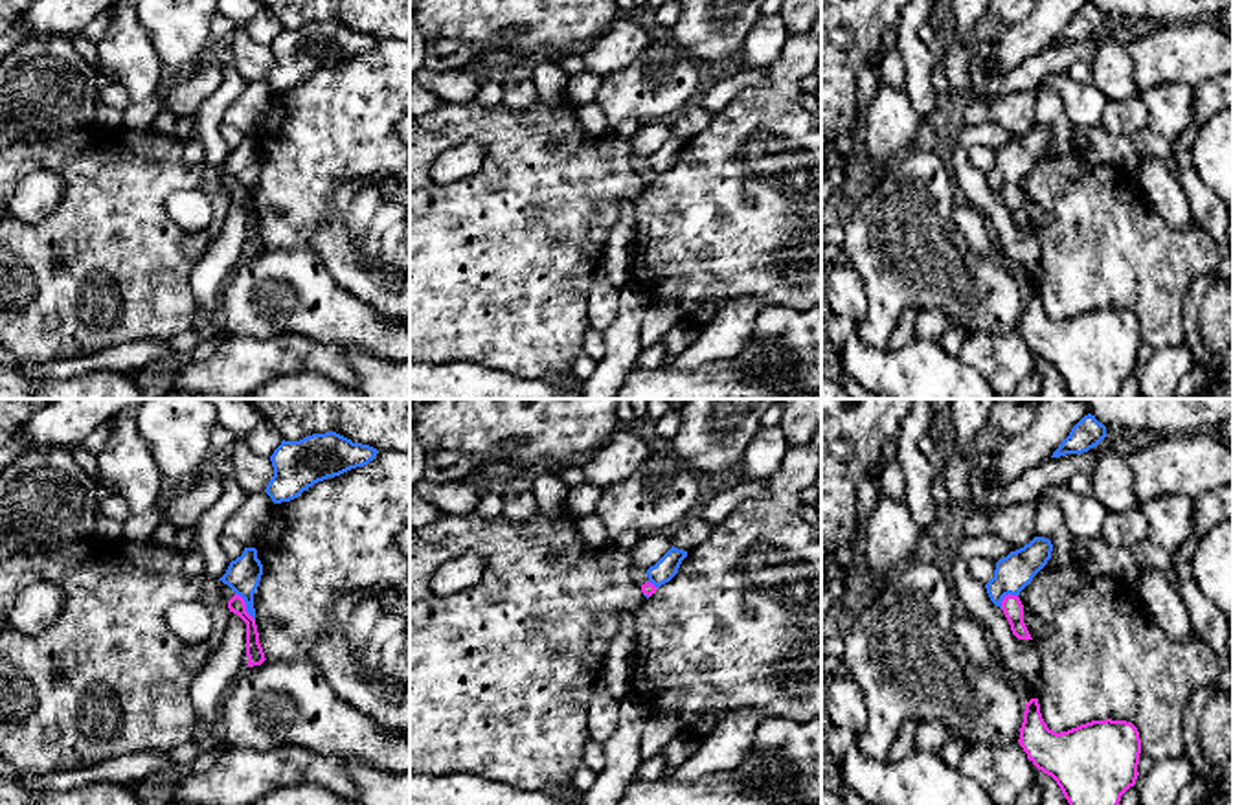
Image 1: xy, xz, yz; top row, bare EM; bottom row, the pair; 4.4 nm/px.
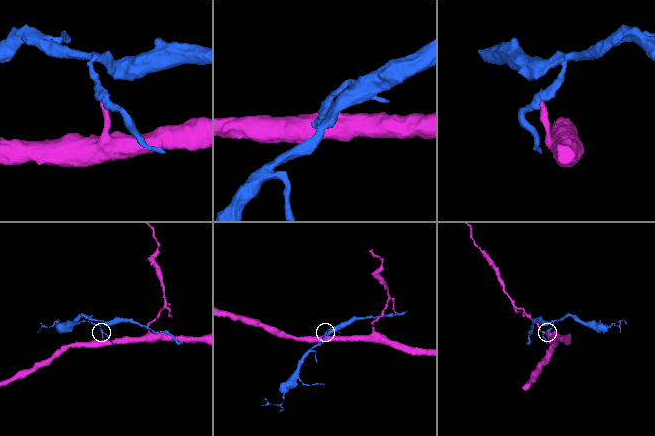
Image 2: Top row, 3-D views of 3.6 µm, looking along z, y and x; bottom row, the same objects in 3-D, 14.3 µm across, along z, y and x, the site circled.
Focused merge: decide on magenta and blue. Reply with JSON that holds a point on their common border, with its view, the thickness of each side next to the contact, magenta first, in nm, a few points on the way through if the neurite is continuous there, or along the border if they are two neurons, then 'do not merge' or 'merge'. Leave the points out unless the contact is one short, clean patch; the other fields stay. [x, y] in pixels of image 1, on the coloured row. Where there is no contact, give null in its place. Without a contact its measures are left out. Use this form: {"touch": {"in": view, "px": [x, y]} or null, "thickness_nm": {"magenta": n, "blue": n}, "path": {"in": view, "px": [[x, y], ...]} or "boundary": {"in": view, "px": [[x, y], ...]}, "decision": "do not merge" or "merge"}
{"touch": {"in": "xy", "px": [245, 607]}, "thickness_nm": {"magenta": 80, "blue": 150}, "boundary": {"in": "xy", "px": [[236, 592], [254, 620]]}, "decision": "do not merge"}

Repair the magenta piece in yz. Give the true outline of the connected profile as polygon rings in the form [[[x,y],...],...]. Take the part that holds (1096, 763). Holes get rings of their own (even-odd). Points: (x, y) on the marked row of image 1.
[[[1031,698],[1025,704],[1018,743],[1027,759],[1057,781],[1069,805],[1119,805],[1139,776],[1141,739],[1137,728],[1126,720],[1092,720],[1057,733],[1044,722],[1038,698]]]

